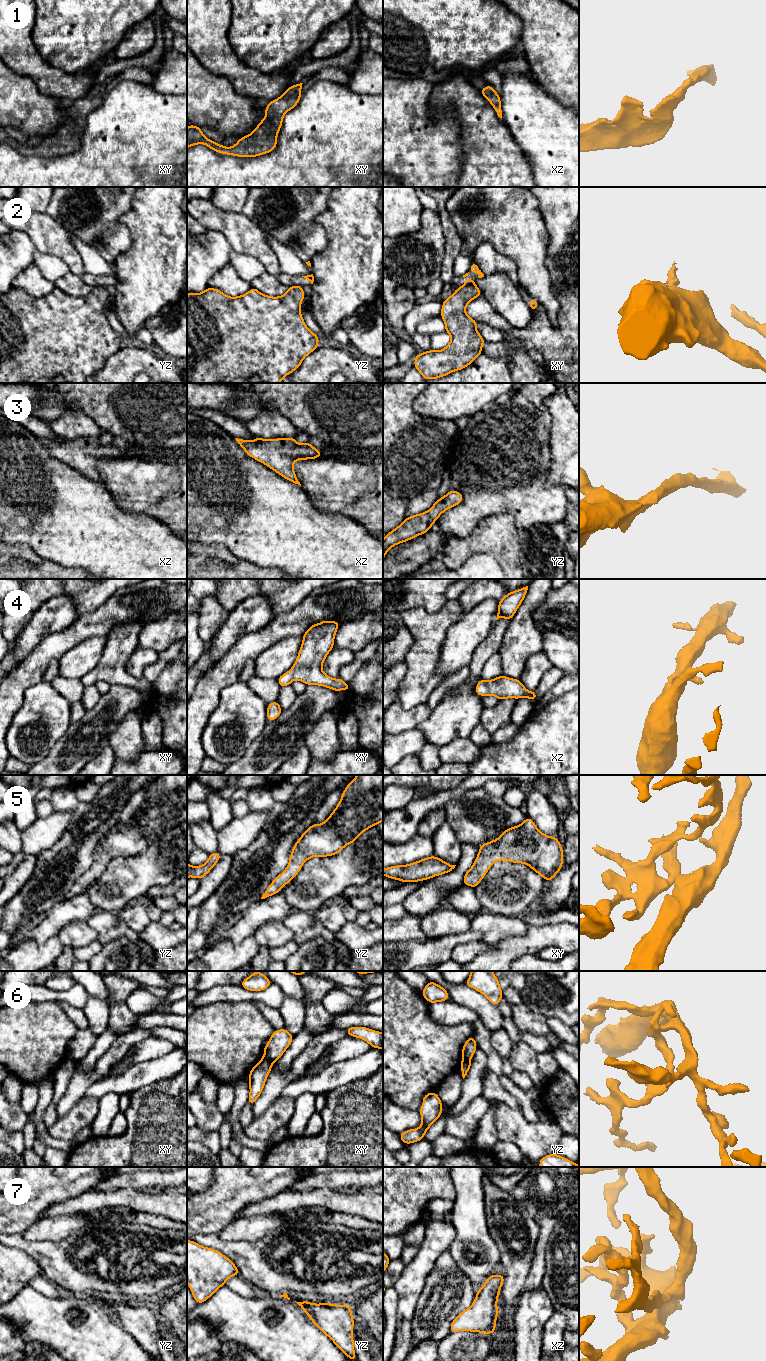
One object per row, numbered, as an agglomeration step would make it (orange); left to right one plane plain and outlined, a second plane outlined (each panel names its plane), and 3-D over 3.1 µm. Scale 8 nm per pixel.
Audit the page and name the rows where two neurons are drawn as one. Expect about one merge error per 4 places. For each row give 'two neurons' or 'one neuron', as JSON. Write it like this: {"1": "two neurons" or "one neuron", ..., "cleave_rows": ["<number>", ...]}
{"1": "one neuron", "2": "two neurons", "3": "one neuron", "4": "one neuron", "5": "one neuron", "6": "two neurons", "7": "one neuron", "cleave_rows": ["2", "6"]}

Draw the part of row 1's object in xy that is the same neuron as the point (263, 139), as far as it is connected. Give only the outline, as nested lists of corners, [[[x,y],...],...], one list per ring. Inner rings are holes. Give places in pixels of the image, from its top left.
[[[302,84],[290,86],[281,97],[270,101],[265,107],[266,116],[264,119],[251,134],[241,137],[232,147],[217,144],[203,135],[201,127],[189,124],[187,127],[187,149],[196,144],[205,144],[215,152],[238,157],[257,157],[273,151],[276,148],[283,116],[298,104],[301,98]]]

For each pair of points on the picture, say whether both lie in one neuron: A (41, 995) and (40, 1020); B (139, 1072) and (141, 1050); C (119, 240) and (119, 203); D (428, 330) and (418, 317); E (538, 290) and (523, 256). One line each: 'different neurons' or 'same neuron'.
A: different neurons
B: different neurons
C: same neuron
D: different neurons
E: same neuron

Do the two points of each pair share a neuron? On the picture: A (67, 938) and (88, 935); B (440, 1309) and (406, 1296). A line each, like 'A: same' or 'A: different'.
A: same
B: different

